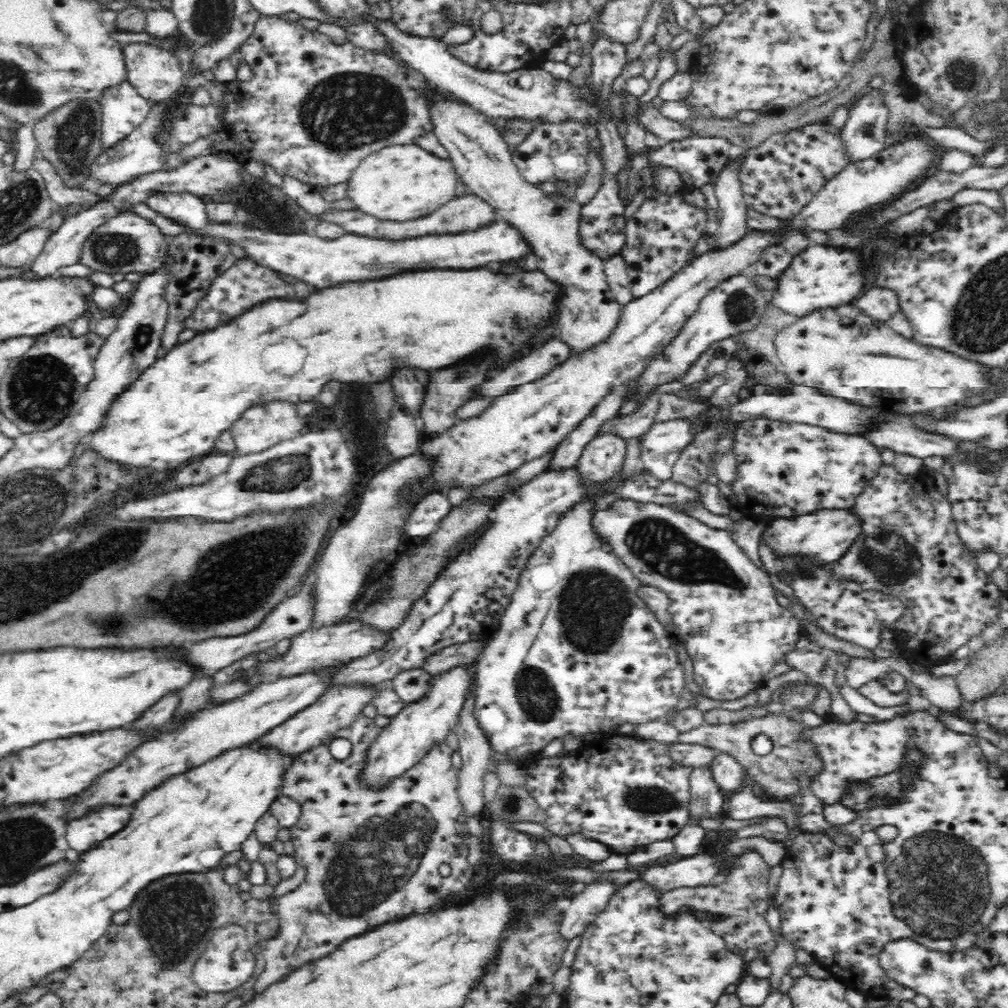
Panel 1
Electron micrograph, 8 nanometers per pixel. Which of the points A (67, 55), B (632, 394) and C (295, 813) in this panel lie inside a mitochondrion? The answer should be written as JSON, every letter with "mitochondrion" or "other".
{"A":"other","B":"other","C":"other"}

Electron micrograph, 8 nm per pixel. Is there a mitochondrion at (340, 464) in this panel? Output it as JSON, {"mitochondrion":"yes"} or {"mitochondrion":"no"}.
{"mitochondrion":"no"}

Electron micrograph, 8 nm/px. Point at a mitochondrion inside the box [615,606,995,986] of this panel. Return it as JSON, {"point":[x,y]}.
{"point":[938,886]}

